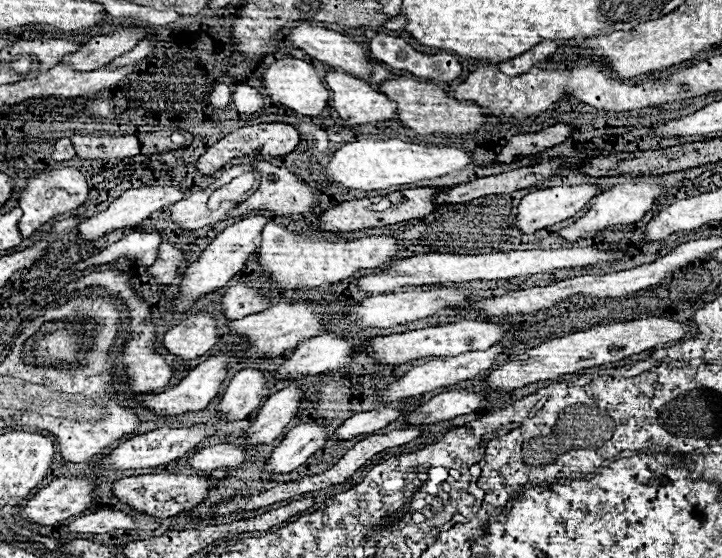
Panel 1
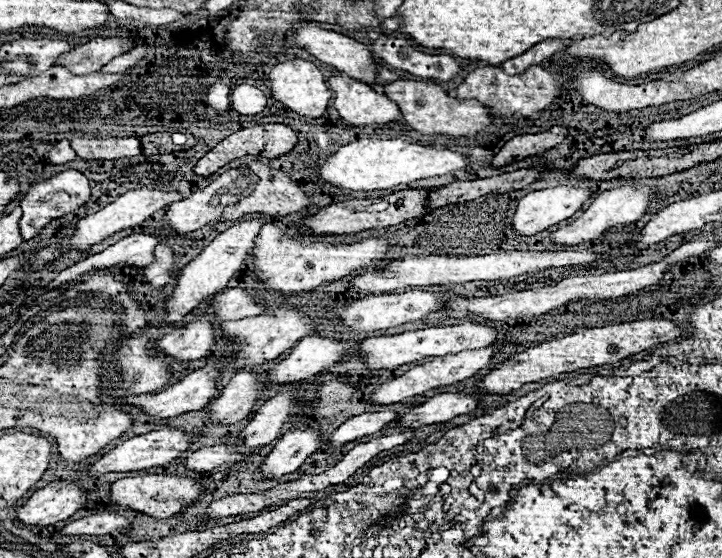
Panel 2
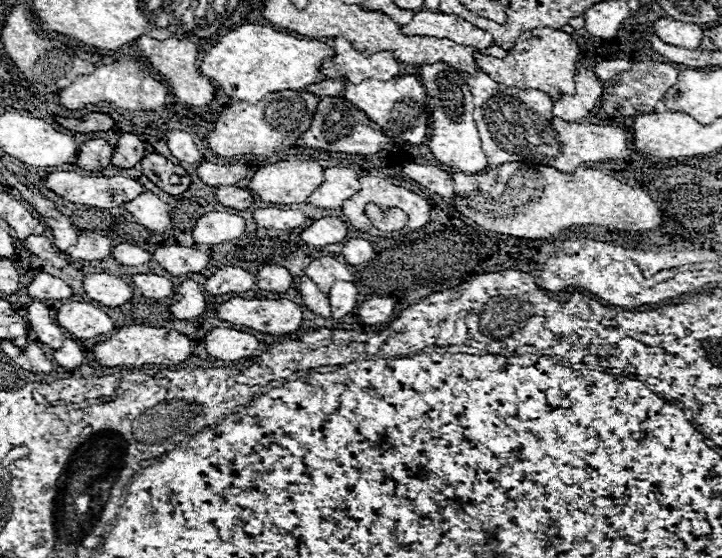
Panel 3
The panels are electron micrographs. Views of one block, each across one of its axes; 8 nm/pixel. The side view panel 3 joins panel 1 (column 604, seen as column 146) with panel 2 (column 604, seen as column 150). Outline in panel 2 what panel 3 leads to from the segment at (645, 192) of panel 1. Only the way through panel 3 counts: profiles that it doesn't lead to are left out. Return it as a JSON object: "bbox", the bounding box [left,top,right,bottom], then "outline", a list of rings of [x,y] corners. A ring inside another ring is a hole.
{"bbox":[550,188,652,246],"outline":[[[614,188],[614,190],[608,190],[608,192],[602,192],[592,204],[590,208],[580,216],[576,218],[572,224],[568,226],[562,226],[558,228],[556,232],[552,232],[550,240],[554,244],[560,244],[560,246],[578,246],[578,244],[584,244],[584,242],[592,242],[596,240],[600,234],[604,234],[608,228],[612,228],[614,224],[630,224],[630,222],[638,222],[648,204],[650,204],[650,196],[652,196],[652,190],[650,188]]]}

